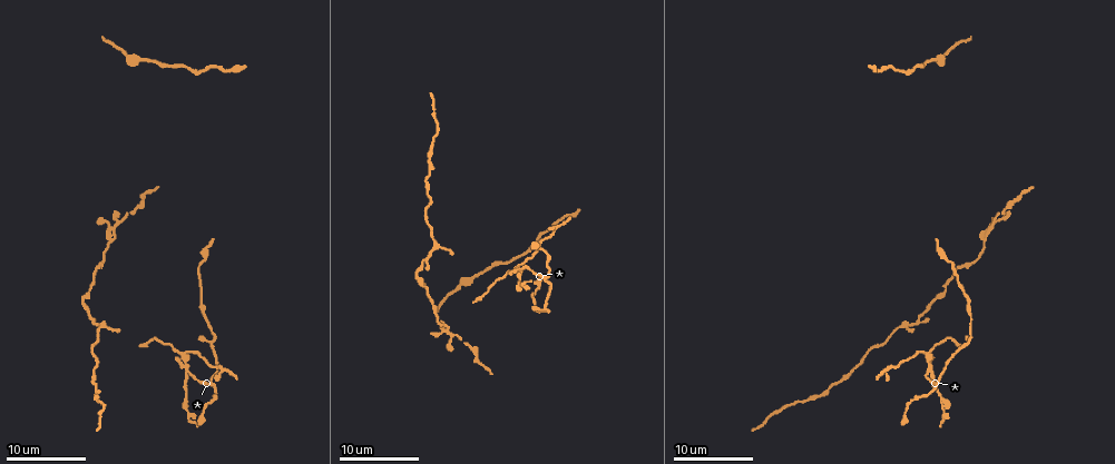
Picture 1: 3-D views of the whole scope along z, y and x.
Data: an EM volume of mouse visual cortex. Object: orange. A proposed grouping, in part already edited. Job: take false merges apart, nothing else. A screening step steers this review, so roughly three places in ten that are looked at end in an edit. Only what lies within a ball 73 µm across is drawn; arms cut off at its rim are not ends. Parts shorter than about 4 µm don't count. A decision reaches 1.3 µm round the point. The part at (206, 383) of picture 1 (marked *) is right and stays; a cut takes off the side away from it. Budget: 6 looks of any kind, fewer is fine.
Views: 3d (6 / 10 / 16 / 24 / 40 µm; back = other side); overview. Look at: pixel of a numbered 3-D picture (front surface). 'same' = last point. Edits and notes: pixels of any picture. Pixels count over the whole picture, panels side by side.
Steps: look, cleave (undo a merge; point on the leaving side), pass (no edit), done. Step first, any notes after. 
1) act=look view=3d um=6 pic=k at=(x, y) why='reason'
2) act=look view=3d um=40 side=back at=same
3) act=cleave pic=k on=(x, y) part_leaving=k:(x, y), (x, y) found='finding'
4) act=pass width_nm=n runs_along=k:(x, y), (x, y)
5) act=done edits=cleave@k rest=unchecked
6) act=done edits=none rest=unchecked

act=look view=3d um=16 pic=1 at=(203, 262) why='calibre changes'

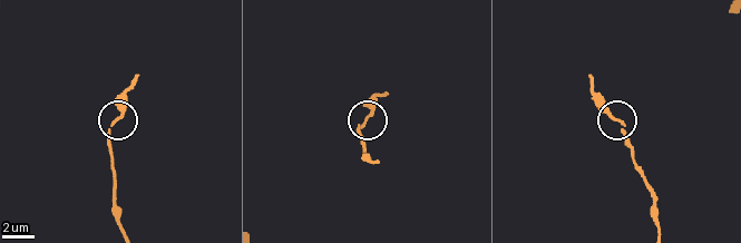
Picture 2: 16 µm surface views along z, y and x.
act=look view=3d um=16 side=back pic=2 at=(117, 118)

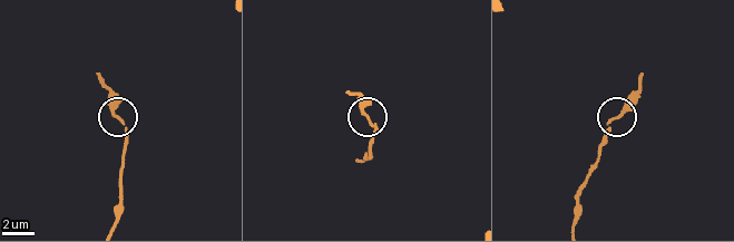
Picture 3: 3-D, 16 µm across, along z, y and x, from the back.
act=pass runs_along=3:(575, 223), (579, 187), (598, 156), (605, 132), (638, 89) found='one cell here'

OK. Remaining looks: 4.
act=look view=3d um=16 pic=1 at=(1021, 193) why='thin neck'

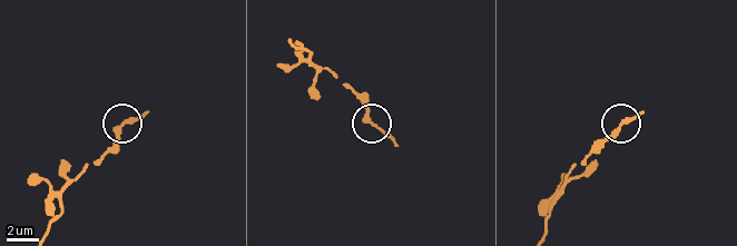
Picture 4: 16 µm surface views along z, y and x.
act=look view=3d um=16 side=back pic=4 at=(374, 123) why='from behind'

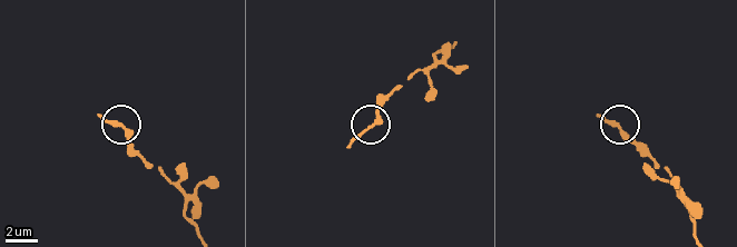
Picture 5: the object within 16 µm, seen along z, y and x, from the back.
act=pass width_nm=200 runs_along=5:(197, 229), (182, 193), (138, 152), (121, 127) found='one cell here'

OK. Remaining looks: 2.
act=look view=3d um=10 pic=1 at=(451, 333) why='three-way junction'

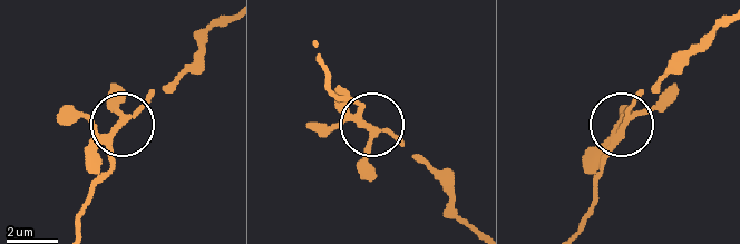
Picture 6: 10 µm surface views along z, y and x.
act=pass width_nm=160 found='continuous, no second cell'

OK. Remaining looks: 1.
act=done edits=none rest=unchecked

